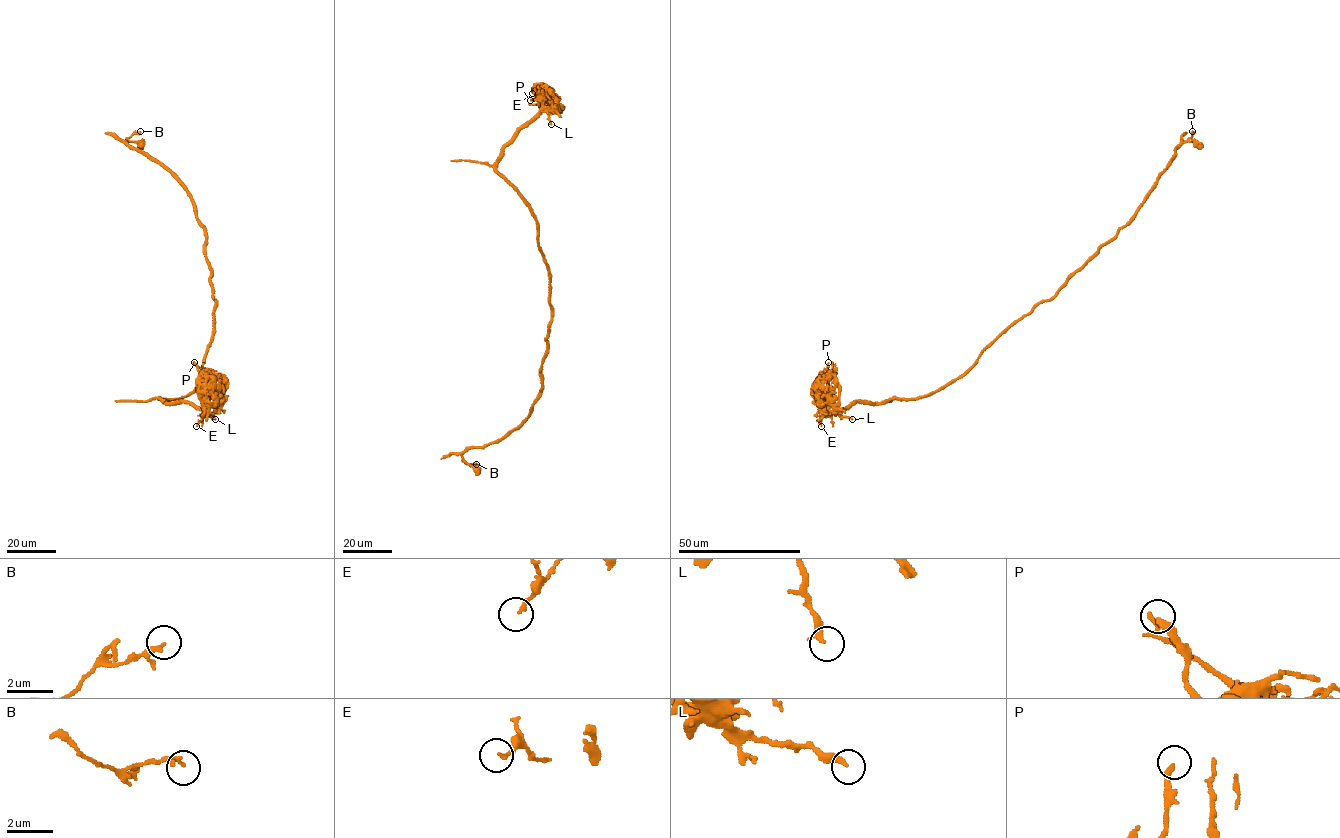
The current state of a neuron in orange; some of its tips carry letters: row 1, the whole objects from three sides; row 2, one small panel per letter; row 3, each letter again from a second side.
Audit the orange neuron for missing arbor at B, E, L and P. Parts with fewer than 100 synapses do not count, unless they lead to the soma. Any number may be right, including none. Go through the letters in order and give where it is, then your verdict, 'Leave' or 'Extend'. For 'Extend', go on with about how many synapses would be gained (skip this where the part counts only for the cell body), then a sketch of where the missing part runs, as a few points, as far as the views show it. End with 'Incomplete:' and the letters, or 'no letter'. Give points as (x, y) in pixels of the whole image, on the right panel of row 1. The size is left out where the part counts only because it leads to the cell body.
B: Place: (1192, 131). Leave
E: Place: (821, 426). Leave
L: Place: (852, 419). Leave
P: Place: (828, 362). Leave
Incomplete: no letter

